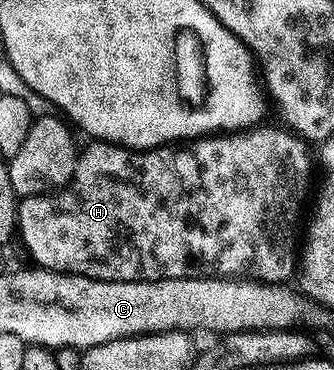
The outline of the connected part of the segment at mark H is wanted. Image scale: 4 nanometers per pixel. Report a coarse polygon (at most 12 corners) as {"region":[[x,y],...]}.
{"region":[[93,140],[26,197],[35,264],[95,281],[298,269],[309,146]]}

